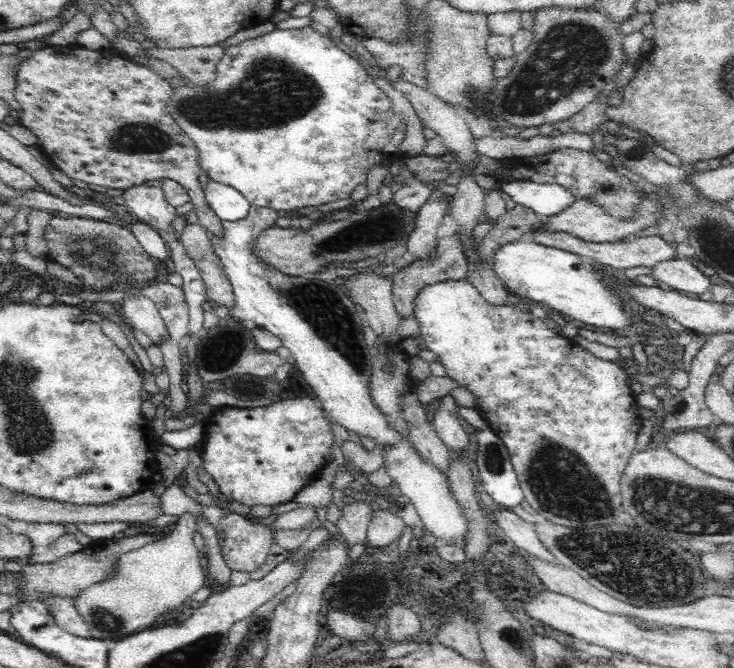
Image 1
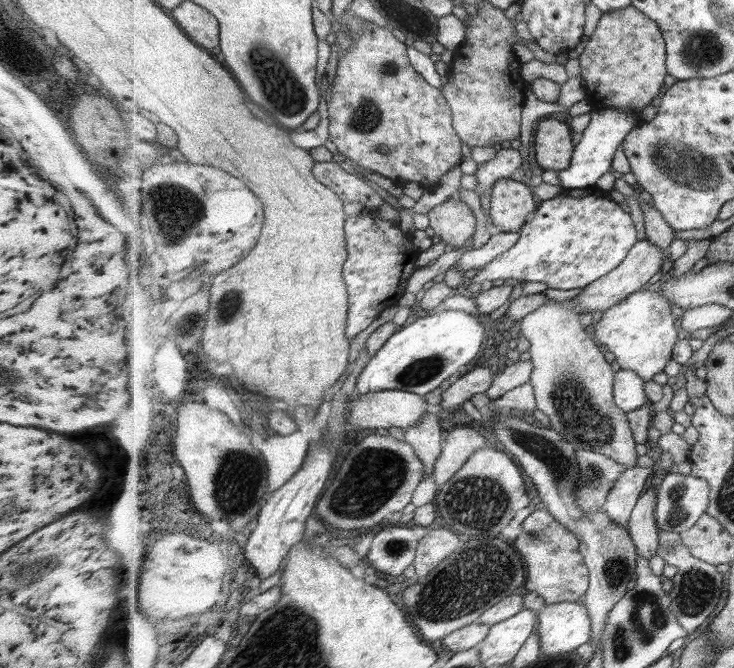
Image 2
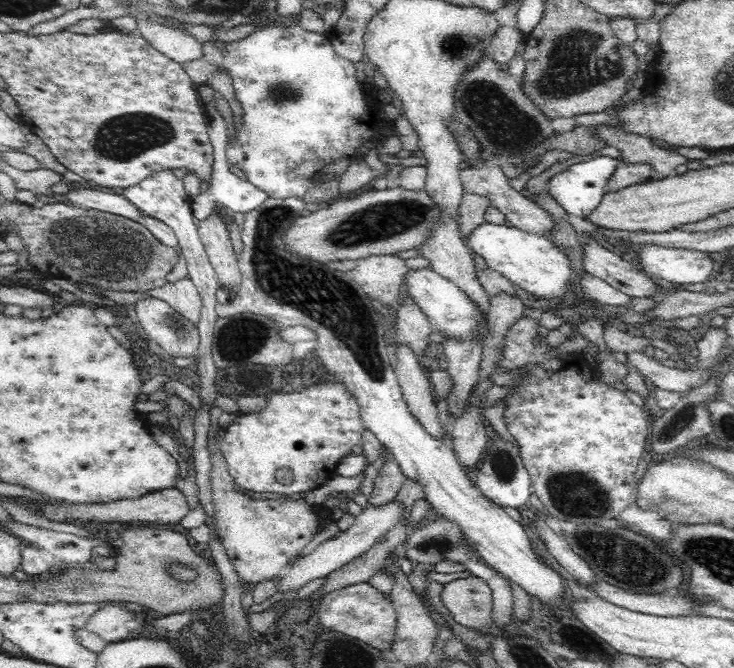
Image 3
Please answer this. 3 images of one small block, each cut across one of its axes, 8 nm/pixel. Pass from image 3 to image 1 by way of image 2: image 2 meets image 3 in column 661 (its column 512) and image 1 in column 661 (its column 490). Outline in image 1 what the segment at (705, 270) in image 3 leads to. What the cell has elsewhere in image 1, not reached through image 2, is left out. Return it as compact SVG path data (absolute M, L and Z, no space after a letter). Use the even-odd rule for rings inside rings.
M678 258L660 262L652 268L652 275L656 280L666 282L670 288L683 294L694 294L695 297L708 297L708 279L694 264L687 259Z

